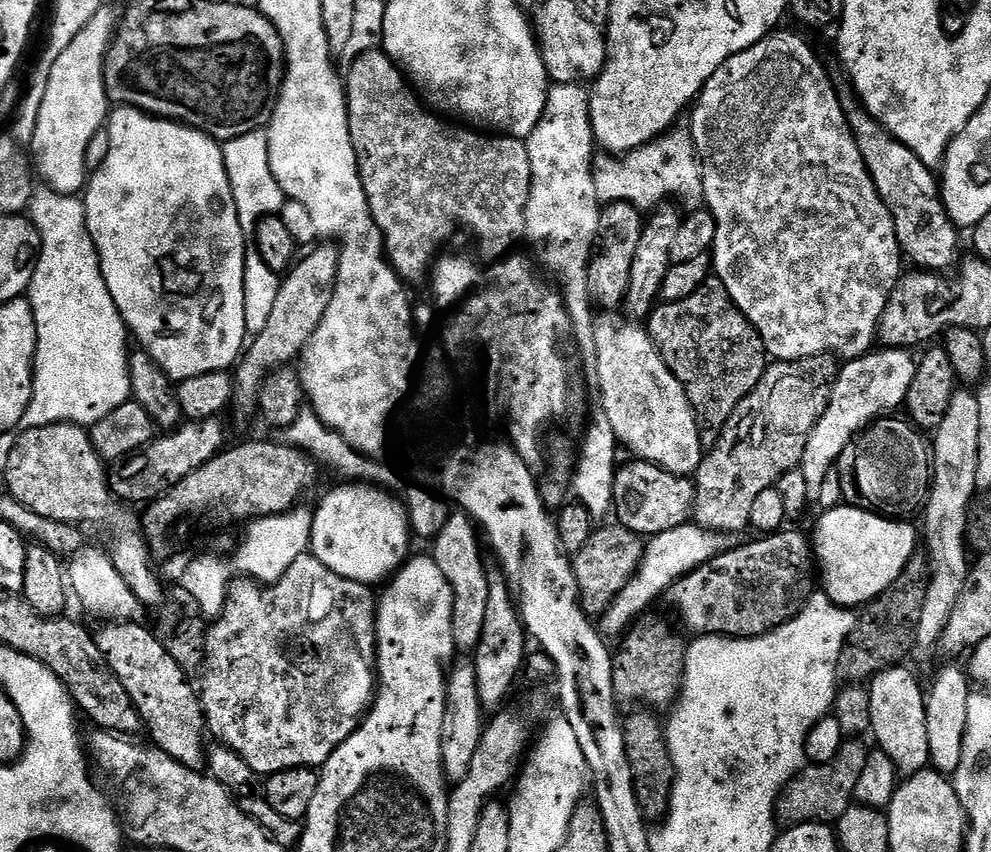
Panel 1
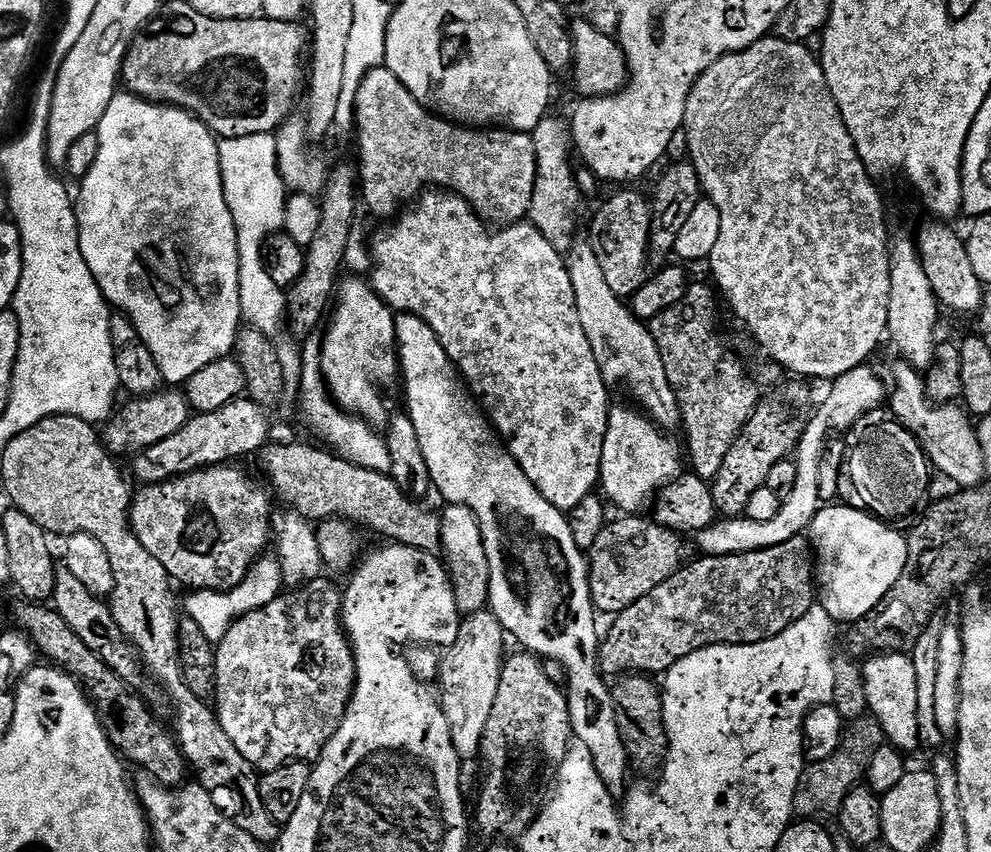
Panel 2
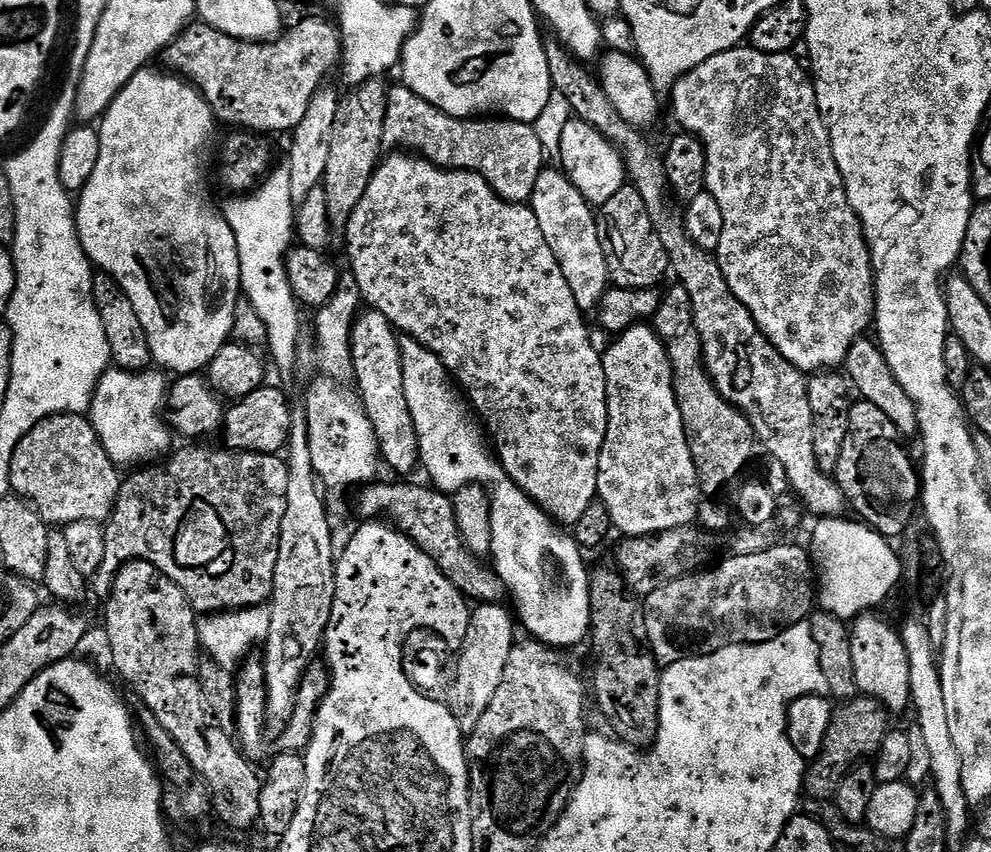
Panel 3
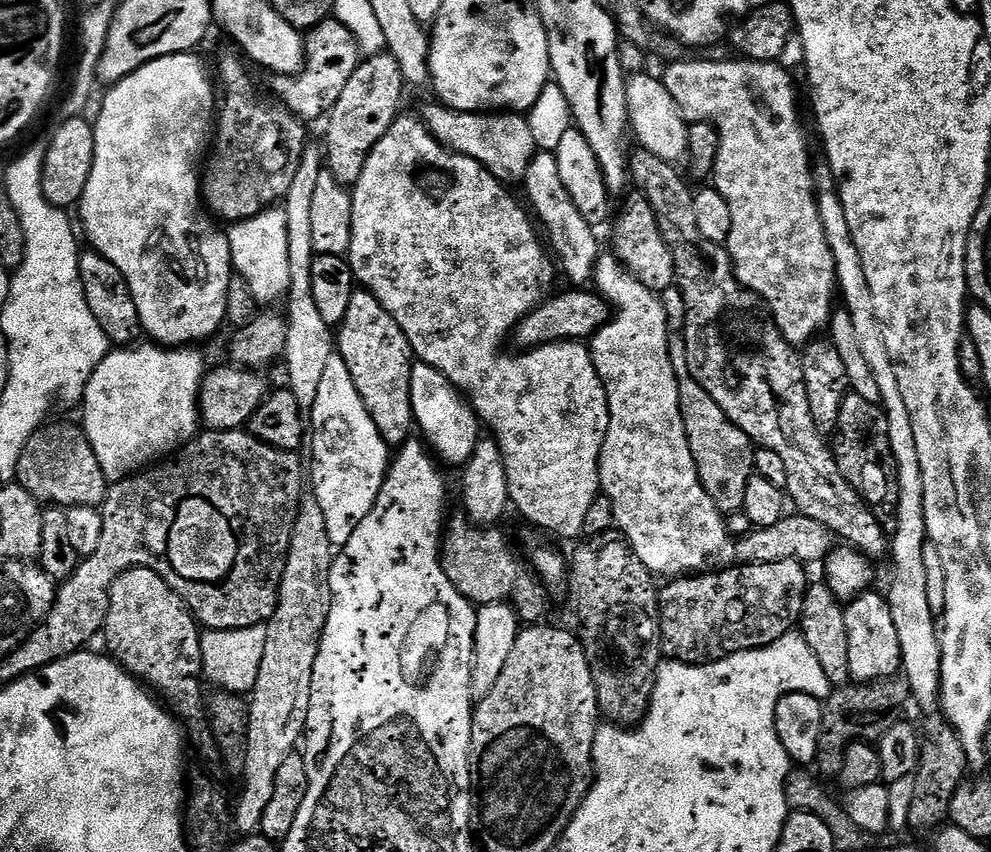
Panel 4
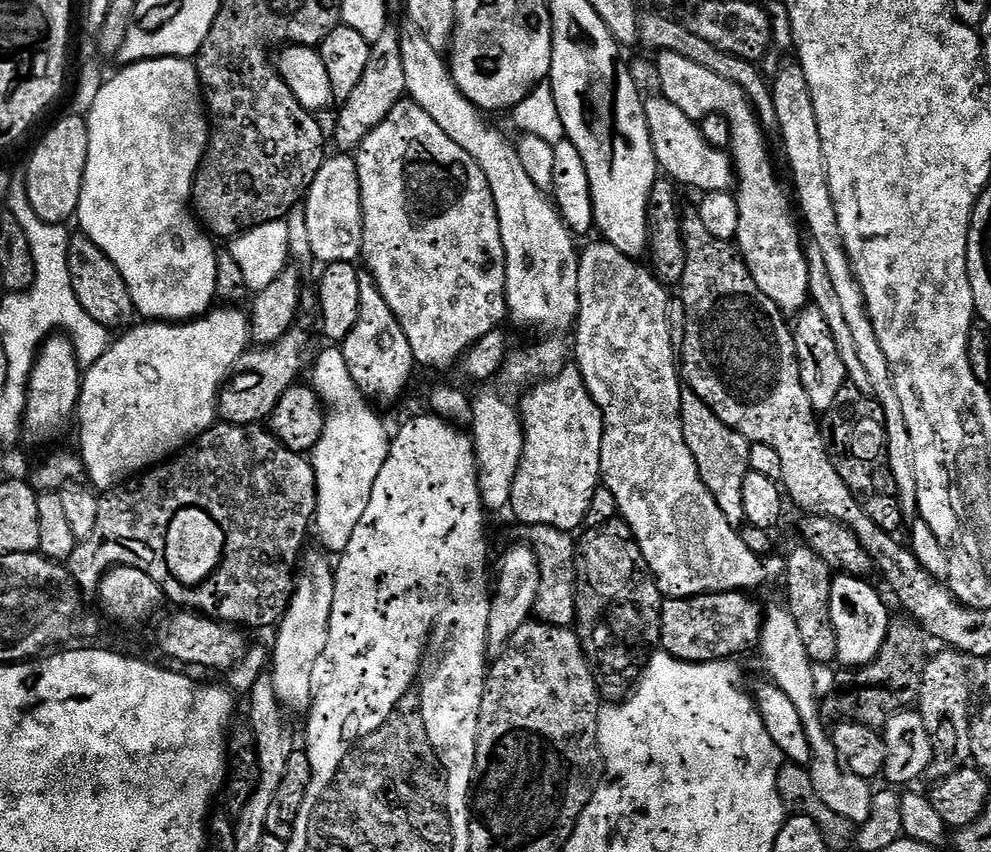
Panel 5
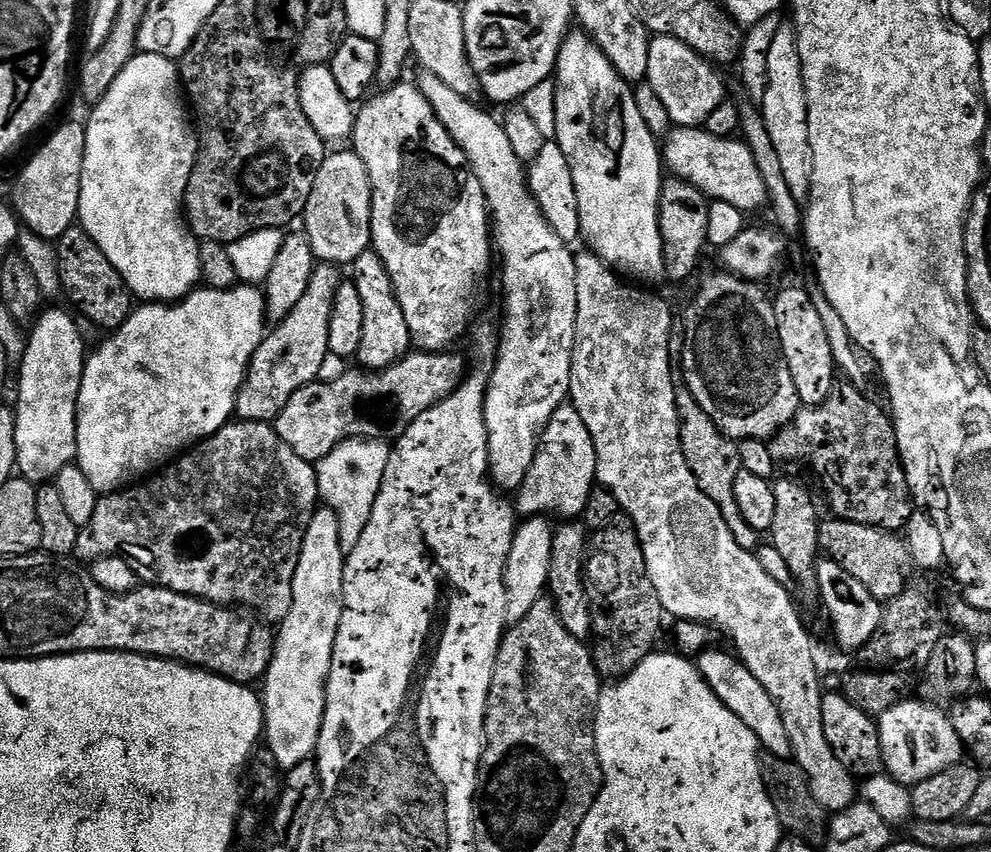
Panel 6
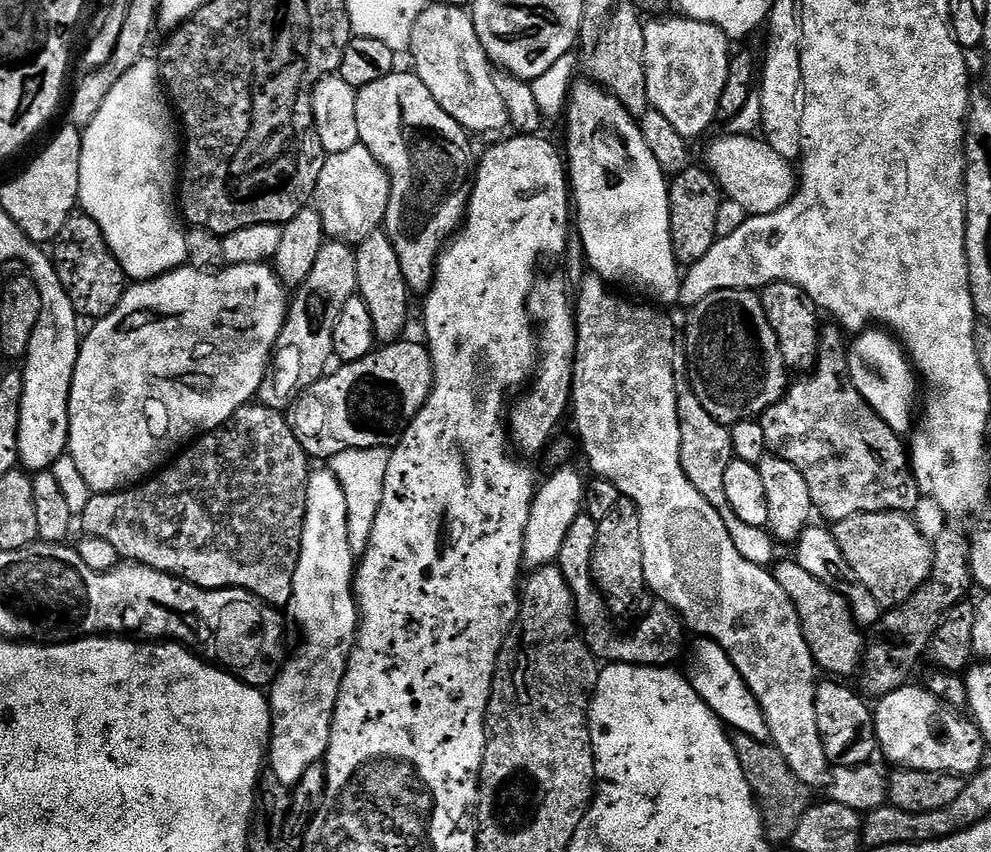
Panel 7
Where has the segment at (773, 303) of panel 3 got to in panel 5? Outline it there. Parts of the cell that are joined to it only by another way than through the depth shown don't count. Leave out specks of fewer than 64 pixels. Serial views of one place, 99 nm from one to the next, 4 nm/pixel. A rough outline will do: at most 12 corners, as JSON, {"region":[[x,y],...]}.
{"region":[[679,54],[659,91],[744,140],[734,243],[781,312],[810,300],[806,248],[747,94]]}

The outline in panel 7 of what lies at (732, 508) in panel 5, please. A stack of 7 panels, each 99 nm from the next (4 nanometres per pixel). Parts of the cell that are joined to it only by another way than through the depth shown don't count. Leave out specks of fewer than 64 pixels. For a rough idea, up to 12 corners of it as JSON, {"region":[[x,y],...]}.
{"region":[[676,351],[680,461],[723,514],[746,562],[777,559],[772,533],[728,511],[731,431],[698,402],[687,352]]}

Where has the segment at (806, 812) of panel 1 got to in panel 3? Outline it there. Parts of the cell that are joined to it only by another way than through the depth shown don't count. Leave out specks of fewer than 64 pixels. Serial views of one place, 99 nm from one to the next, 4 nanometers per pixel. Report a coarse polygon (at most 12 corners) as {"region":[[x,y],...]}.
{"region":[[860,694],[832,713],[807,765],[804,792],[832,800],[842,778],[875,757],[888,709]]}

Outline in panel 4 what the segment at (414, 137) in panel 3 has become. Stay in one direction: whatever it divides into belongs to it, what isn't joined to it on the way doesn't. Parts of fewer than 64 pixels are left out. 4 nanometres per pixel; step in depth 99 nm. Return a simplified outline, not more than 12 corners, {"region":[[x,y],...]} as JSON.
{"region":[[422,111],[433,138],[501,182],[538,151],[520,114]]}

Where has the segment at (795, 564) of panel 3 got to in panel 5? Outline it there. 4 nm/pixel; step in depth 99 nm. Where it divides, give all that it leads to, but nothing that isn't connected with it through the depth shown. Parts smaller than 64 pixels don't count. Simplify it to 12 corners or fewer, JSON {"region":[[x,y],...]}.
{"region":[[747,591],[668,598],[659,647],[708,664],[755,649]]}

